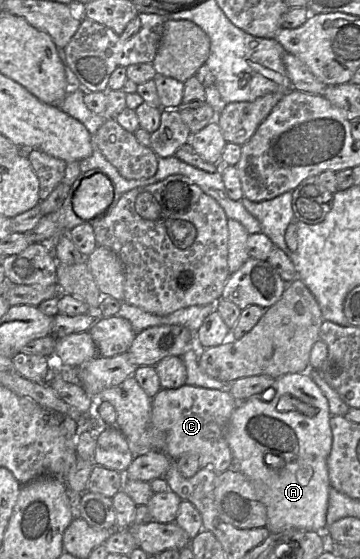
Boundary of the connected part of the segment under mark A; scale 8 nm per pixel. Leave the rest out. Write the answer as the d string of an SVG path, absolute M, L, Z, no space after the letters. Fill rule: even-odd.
M307 373L286 374L275 379L273 388L269 388L264 393L252 396L246 401L238 402L231 415L230 422L226 430L226 440L230 447L233 457L233 467L244 474L254 486L260 501L264 504L267 511L266 528L270 533L281 533L285 530L301 530L313 532L325 532L326 514L328 508L329 491L331 488L328 474L327 459L332 446L332 432L330 428L331 414L329 404L319 387L308 376Z

